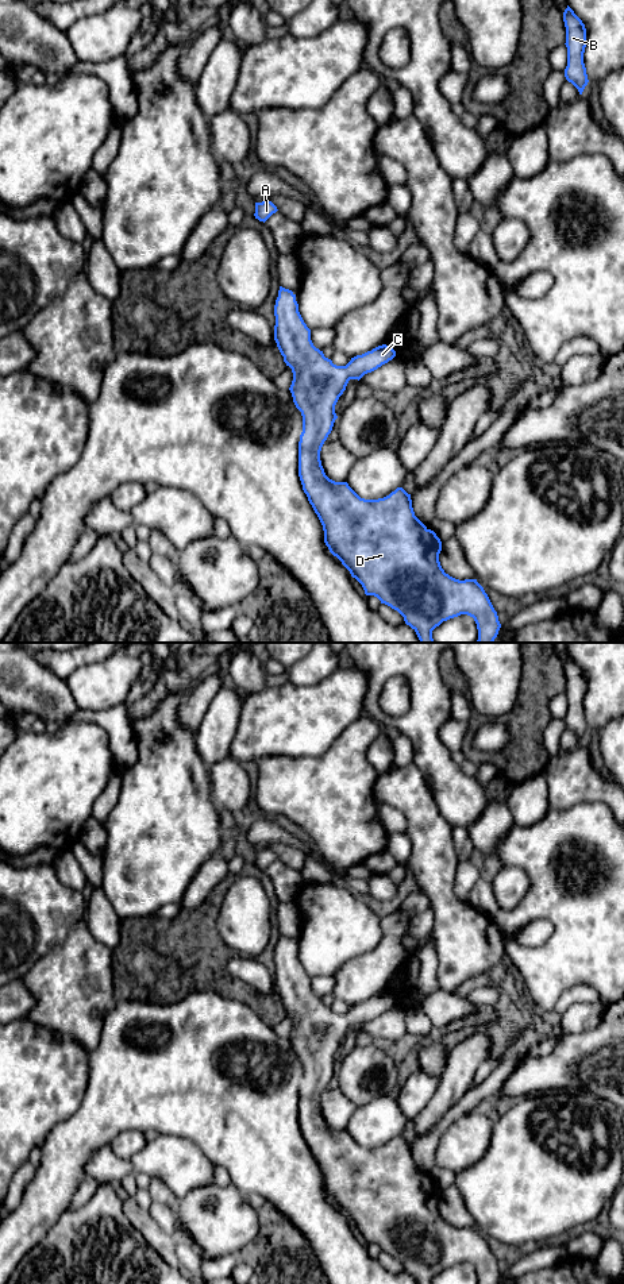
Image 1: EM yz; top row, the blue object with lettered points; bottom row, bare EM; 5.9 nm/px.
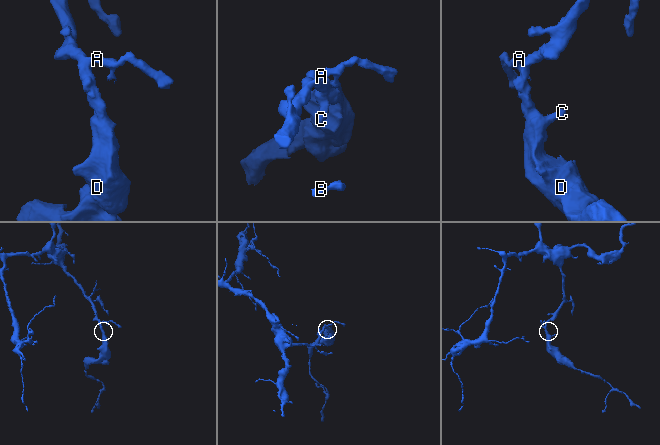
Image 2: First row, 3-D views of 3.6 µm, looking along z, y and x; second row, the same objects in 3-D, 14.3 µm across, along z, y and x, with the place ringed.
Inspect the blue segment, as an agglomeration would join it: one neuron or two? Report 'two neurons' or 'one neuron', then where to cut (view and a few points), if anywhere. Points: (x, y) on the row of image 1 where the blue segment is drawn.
one neuron; cut none

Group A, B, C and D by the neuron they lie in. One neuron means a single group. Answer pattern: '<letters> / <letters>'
A B C D

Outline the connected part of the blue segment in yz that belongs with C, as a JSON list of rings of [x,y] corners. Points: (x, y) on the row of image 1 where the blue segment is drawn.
[[[280,286],[274,305],[274,340],[292,369],[293,381],[289,387],[293,402],[303,416],[303,432],[298,442],[298,477],[303,490],[317,514],[324,543],[363,587],[366,595],[377,597],[381,604],[397,610],[407,625],[417,635],[420,643],[435,643],[432,631],[443,621],[467,614],[474,618],[478,629],[475,643],[493,643],[501,624],[488,594],[477,579],[459,581],[440,566],[442,541],[416,516],[411,494],[397,487],[378,500],[361,498],[347,482],[330,479],[320,460],[320,451],[338,419],[335,405],[346,390],[350,379],[361,379],[388,363],[396,351],[378,346],[371,351],[351,358],[346,366],[336,366],[316,348],[311,340],[311,329],[304,323],[296,294]]]

